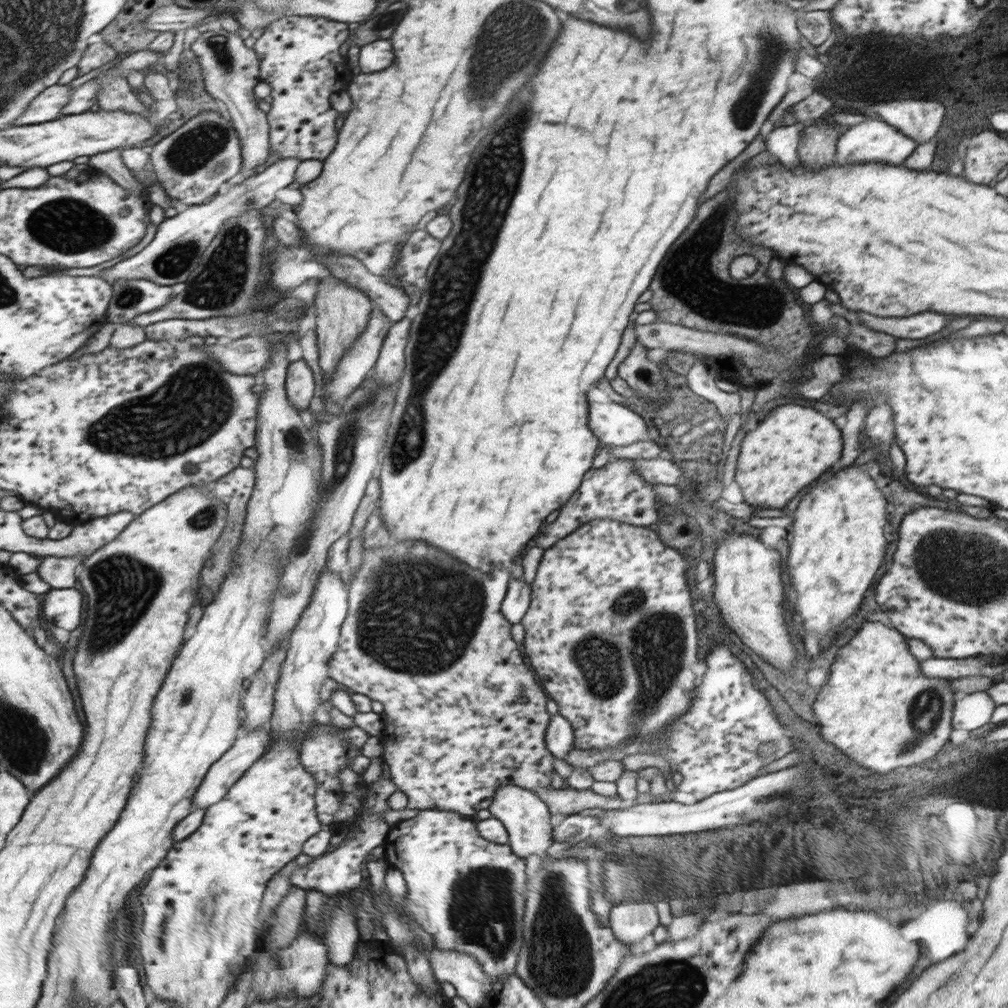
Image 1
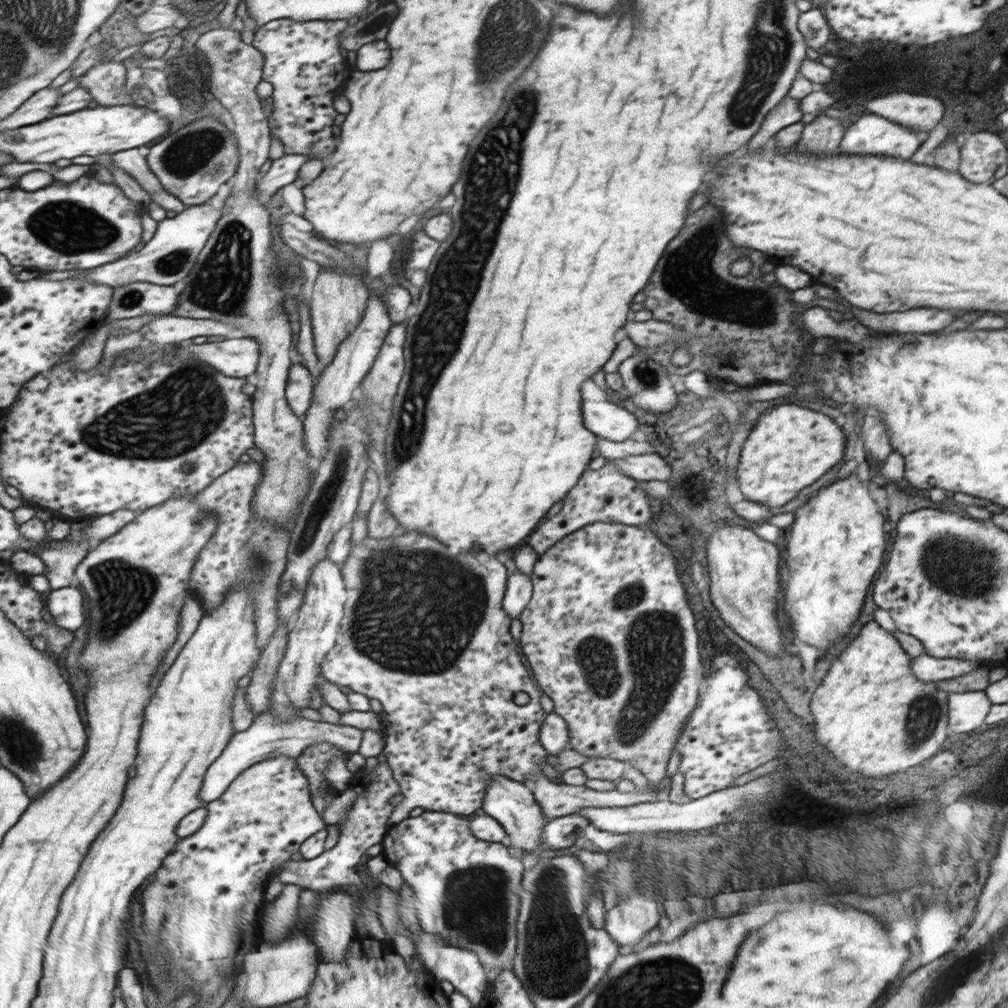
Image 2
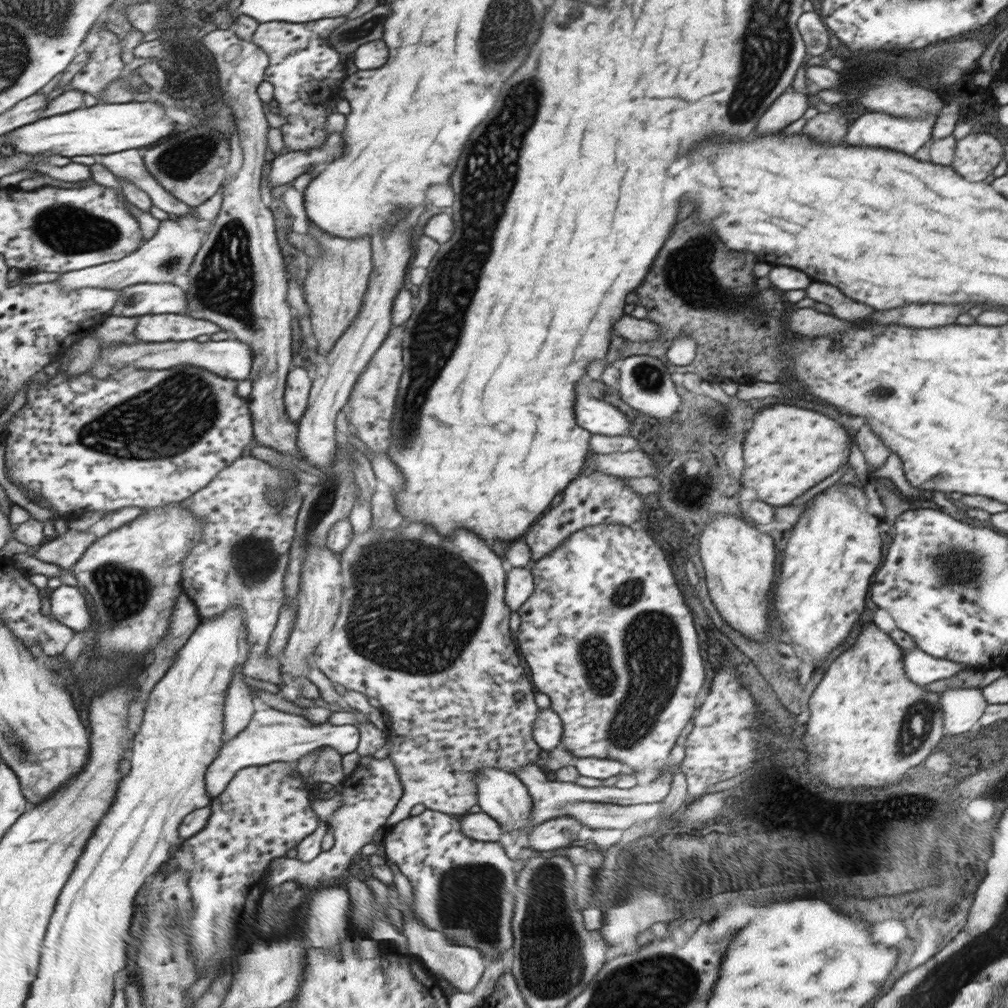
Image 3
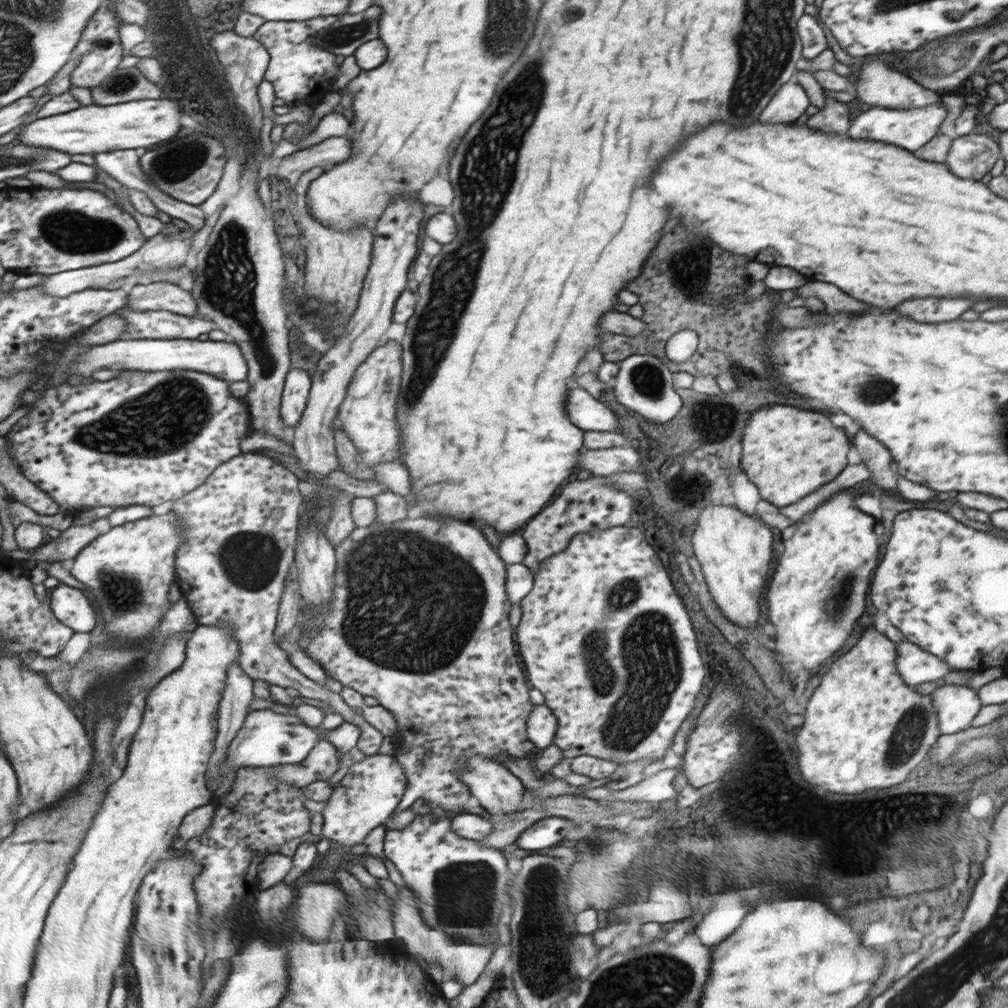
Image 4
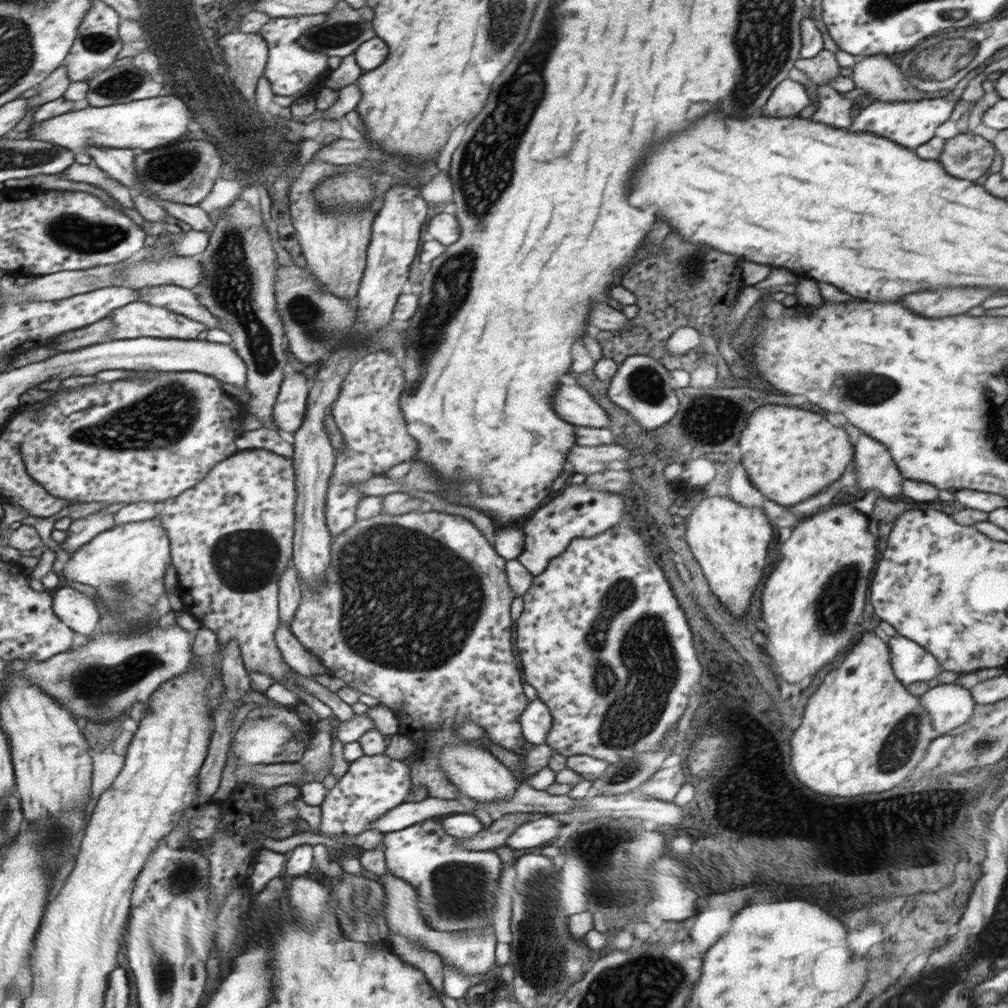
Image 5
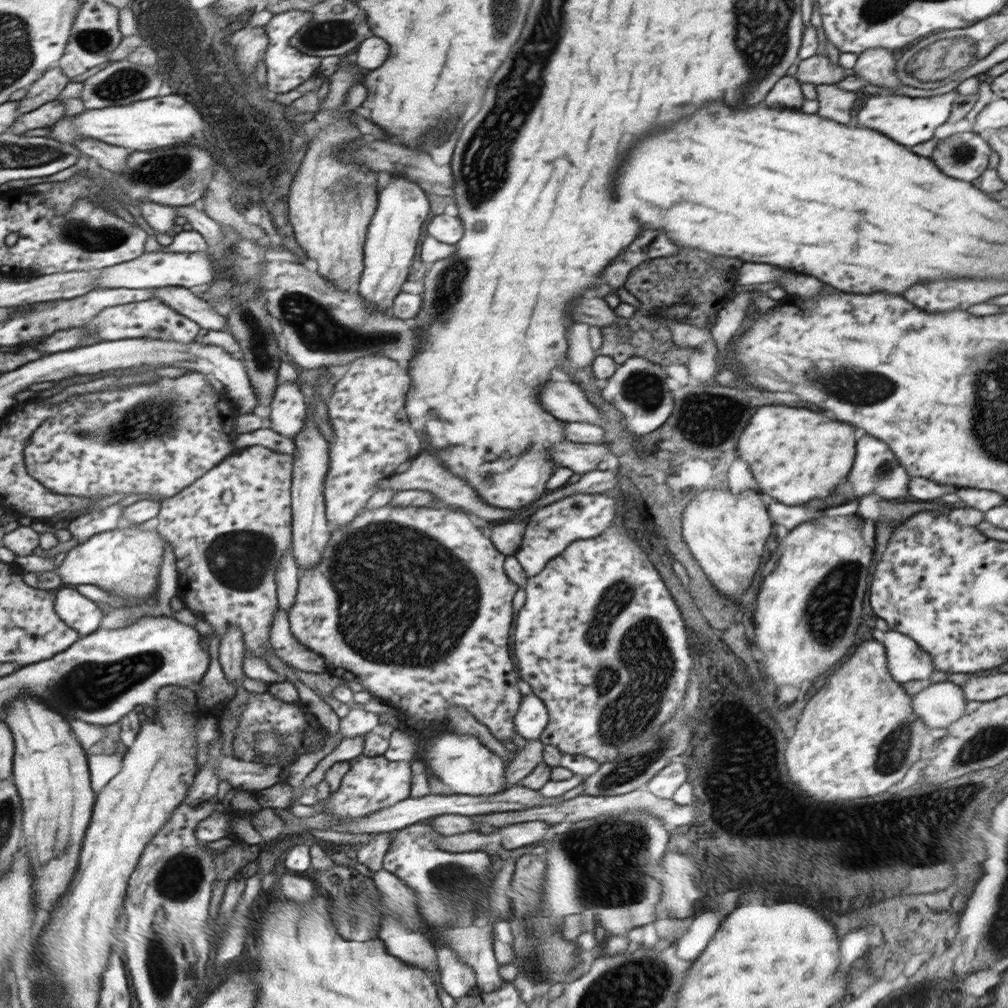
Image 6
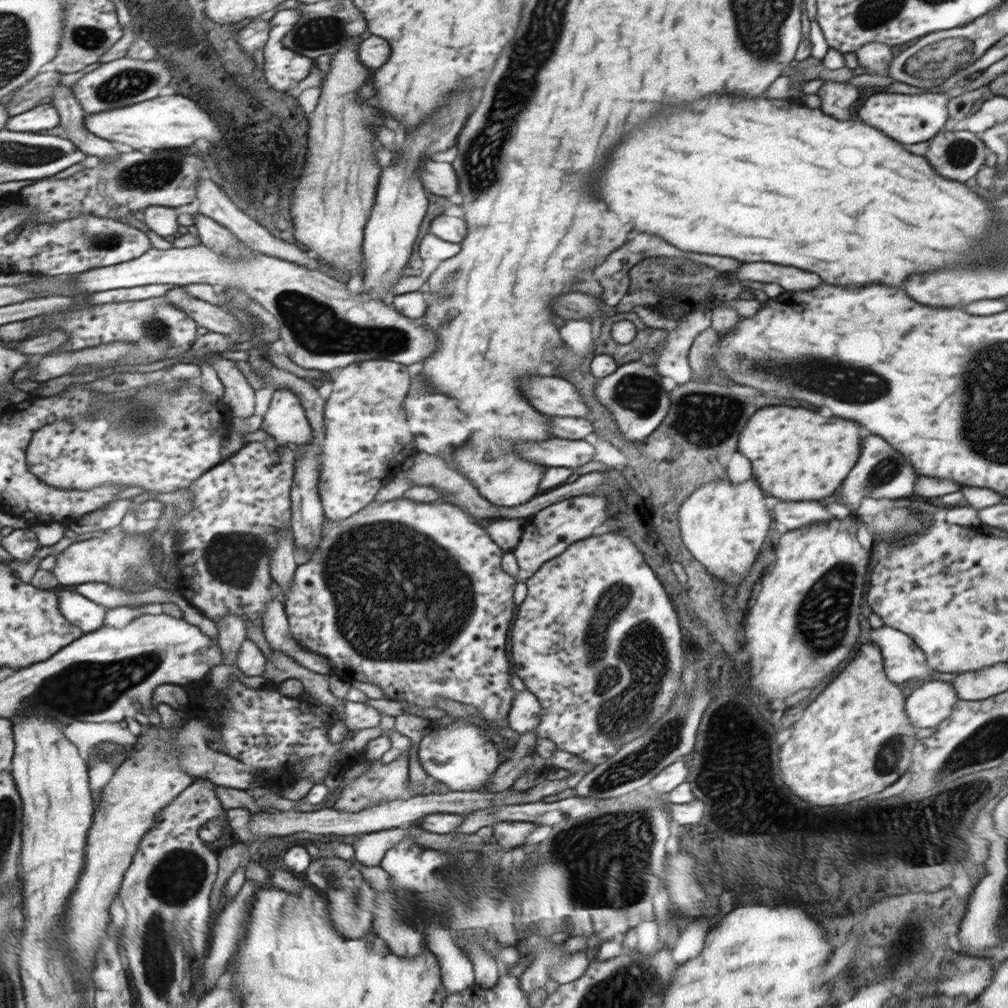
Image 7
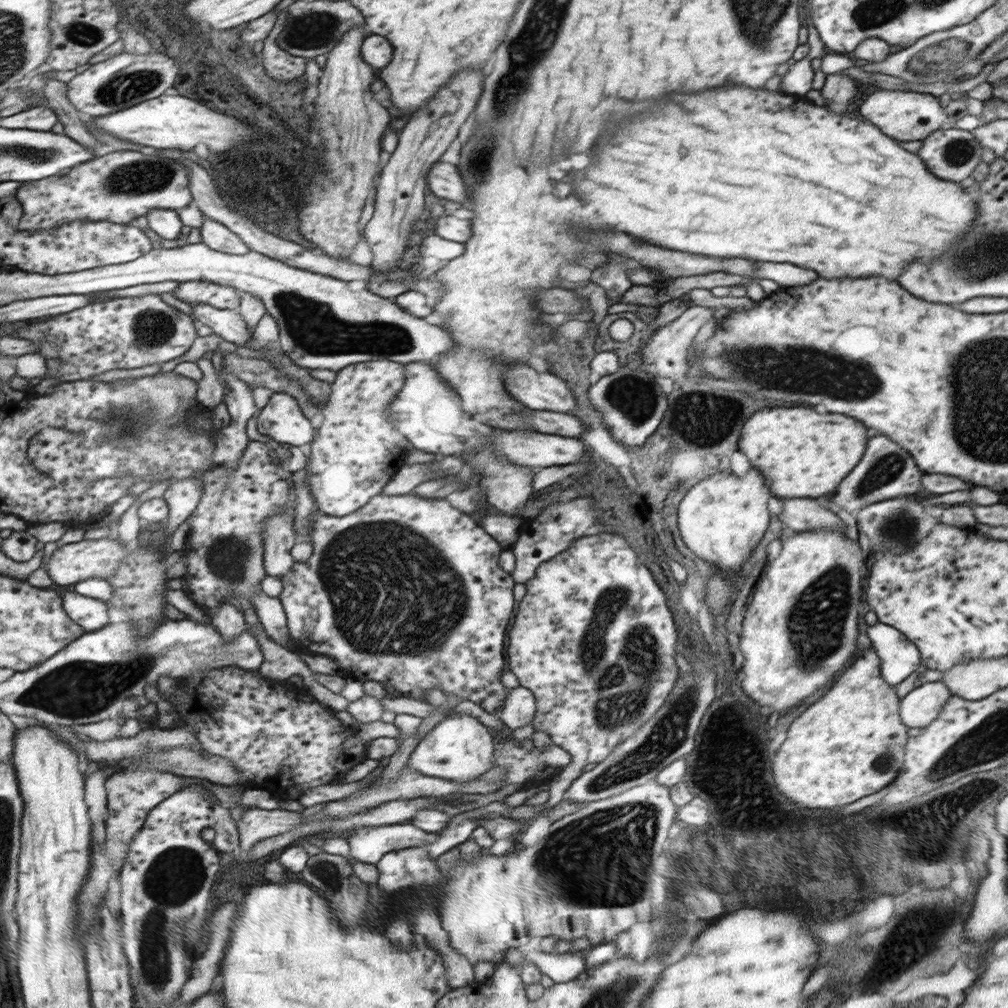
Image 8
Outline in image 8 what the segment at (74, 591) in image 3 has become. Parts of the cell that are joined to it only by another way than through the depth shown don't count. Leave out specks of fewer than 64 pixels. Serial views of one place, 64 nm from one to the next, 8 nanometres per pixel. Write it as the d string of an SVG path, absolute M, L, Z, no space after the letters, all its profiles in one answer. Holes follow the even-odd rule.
M76 592L65 594L65 611L70 619L85 627L85 632L100 630L110 625L108 603Z

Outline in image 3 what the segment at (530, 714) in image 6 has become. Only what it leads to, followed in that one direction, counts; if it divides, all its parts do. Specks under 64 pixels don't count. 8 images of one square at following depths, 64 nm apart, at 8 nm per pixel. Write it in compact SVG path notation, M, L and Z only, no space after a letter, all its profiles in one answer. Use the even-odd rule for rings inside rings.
M550 708L540 709L538 717L534 720L534 729L532 729L534 742L543 750L550 752L561 746L562 733L564 733L564 728L560 716Z

